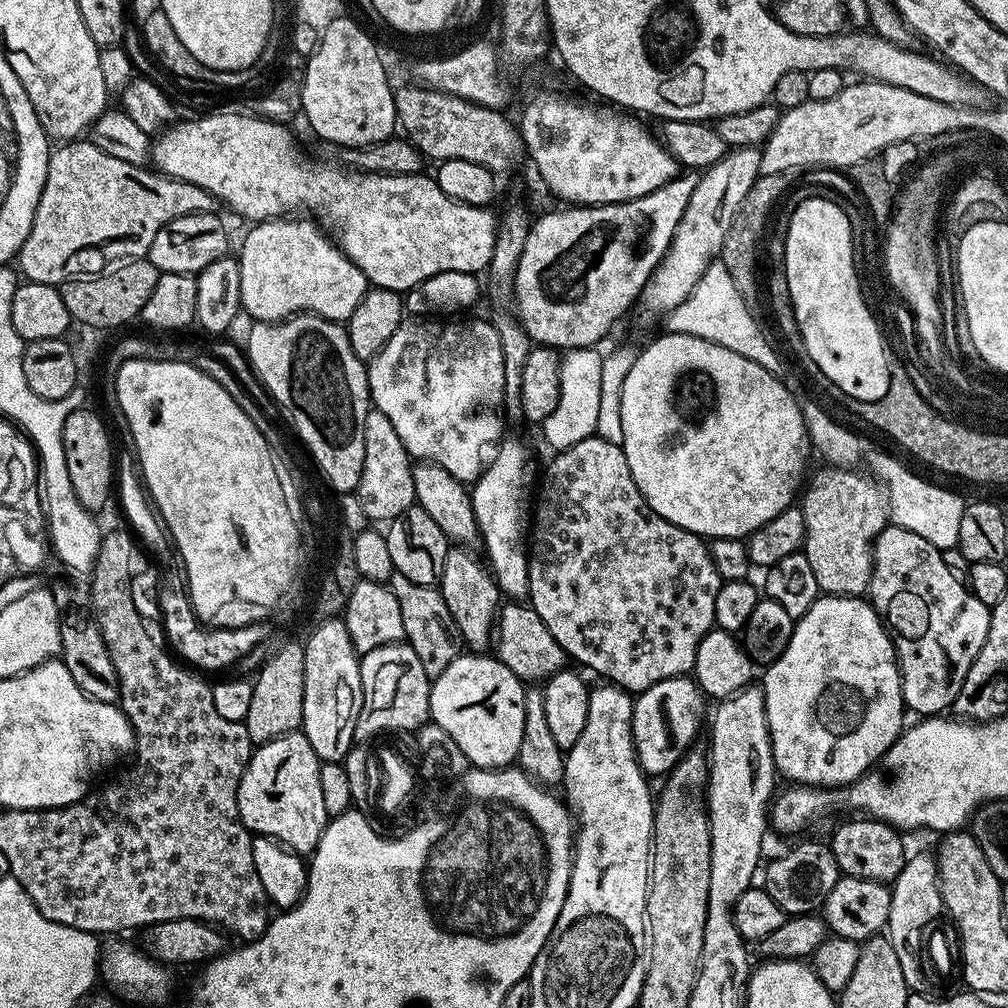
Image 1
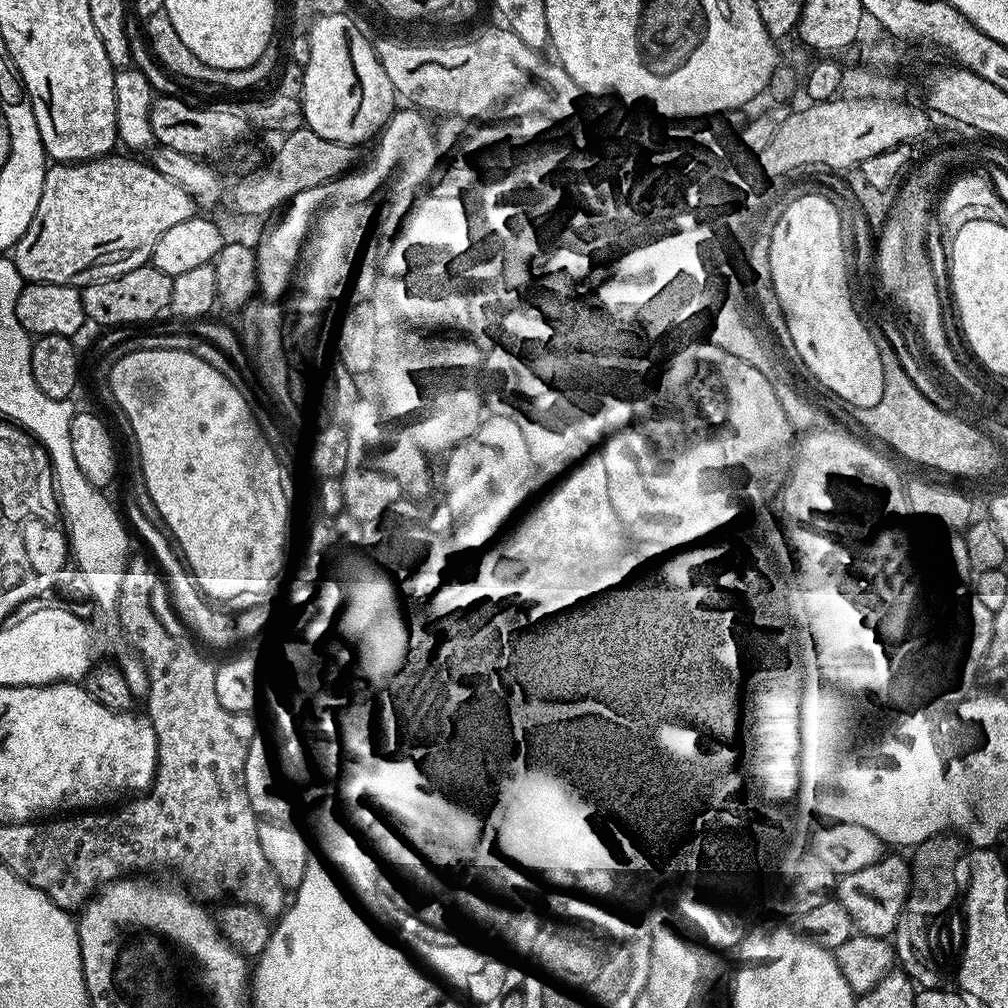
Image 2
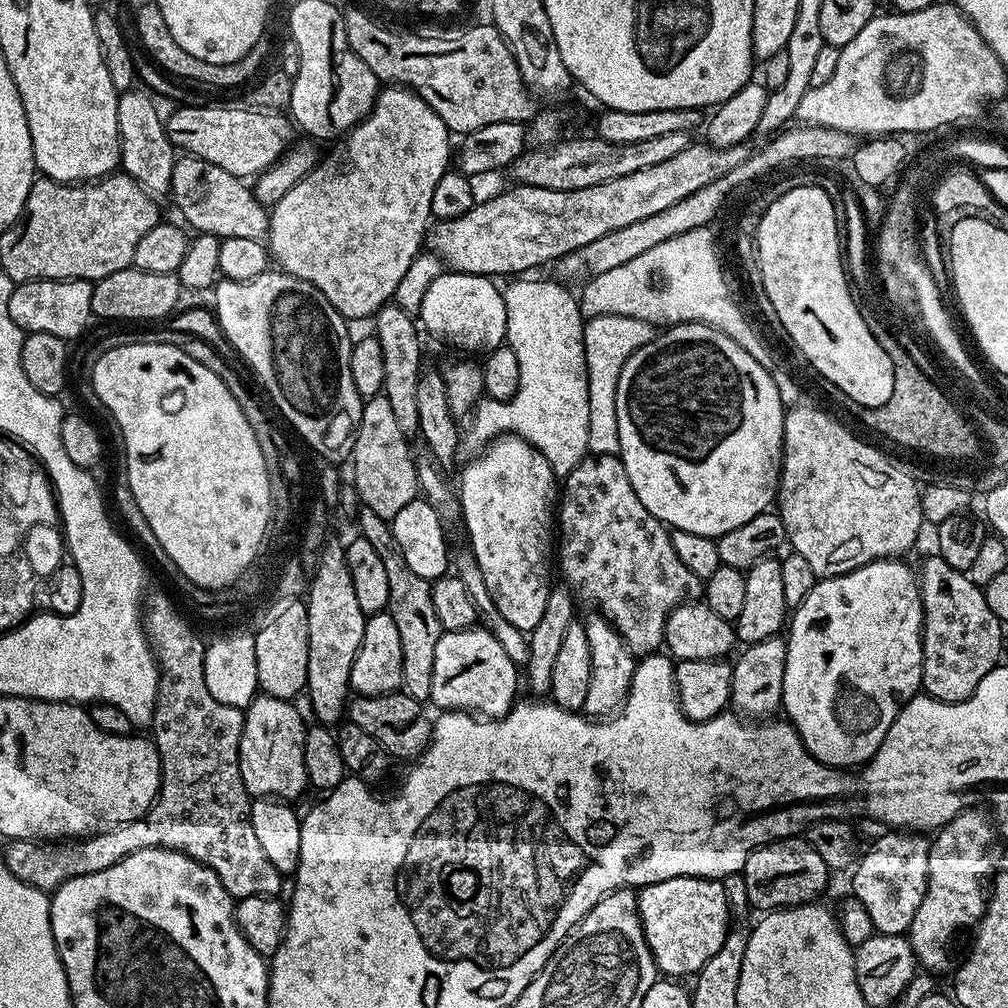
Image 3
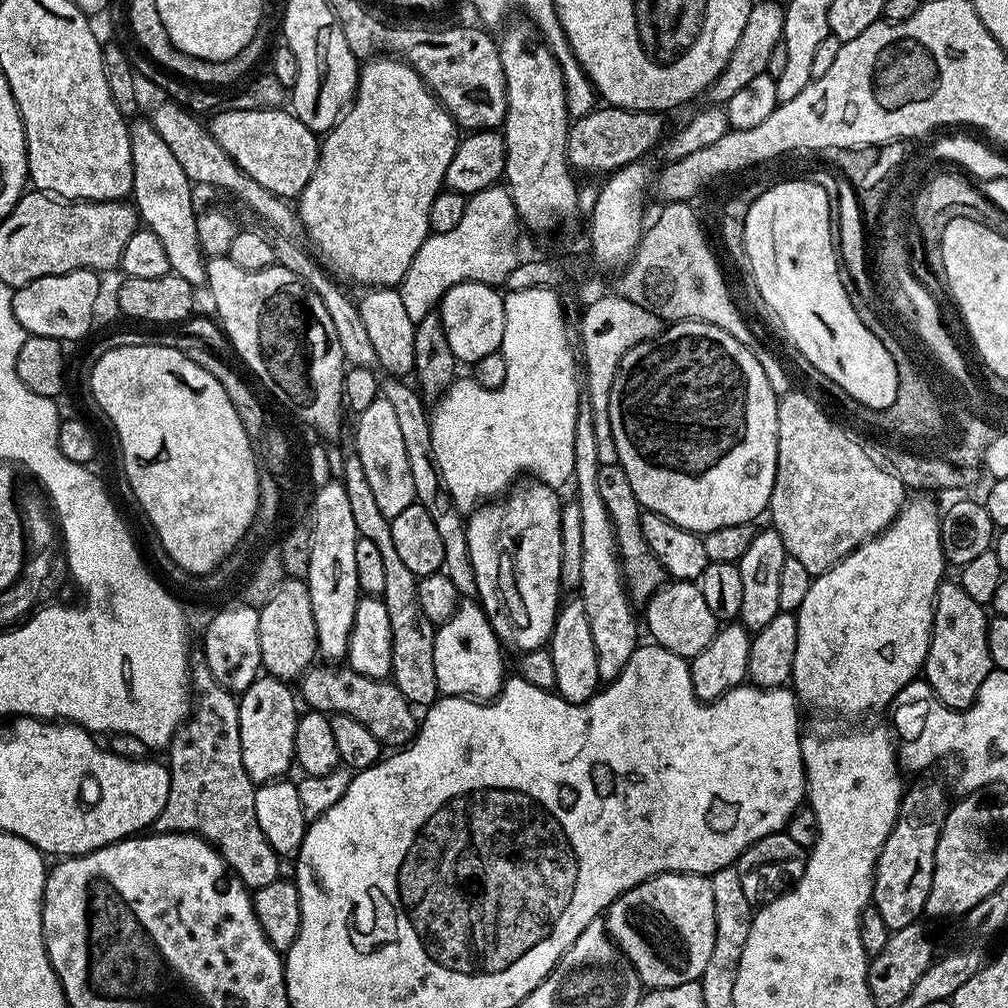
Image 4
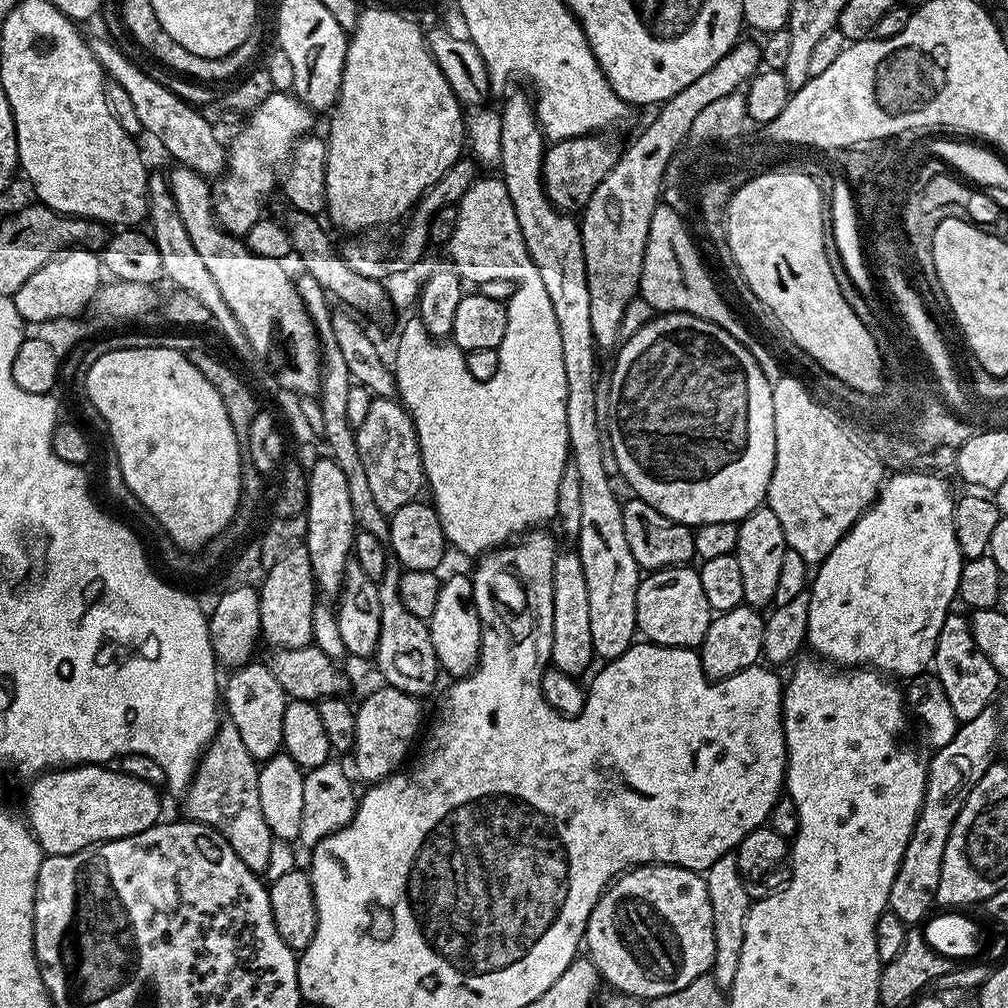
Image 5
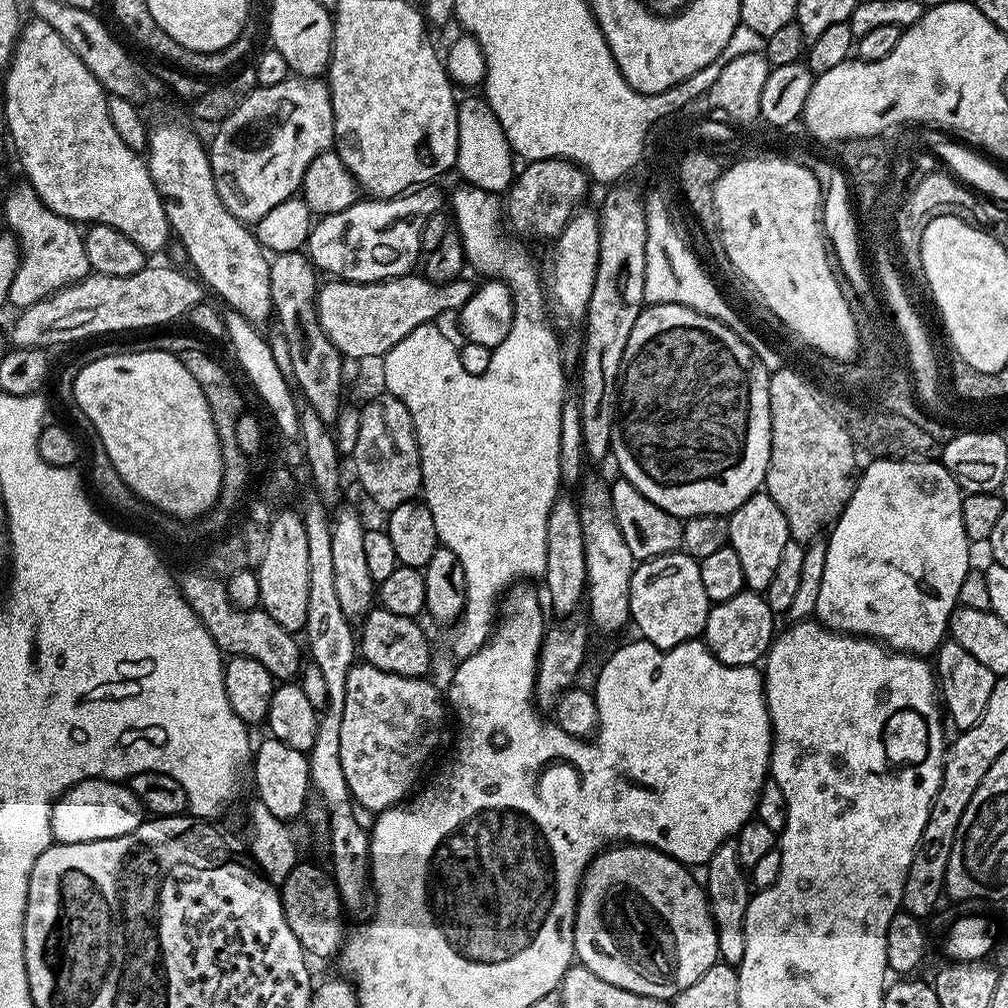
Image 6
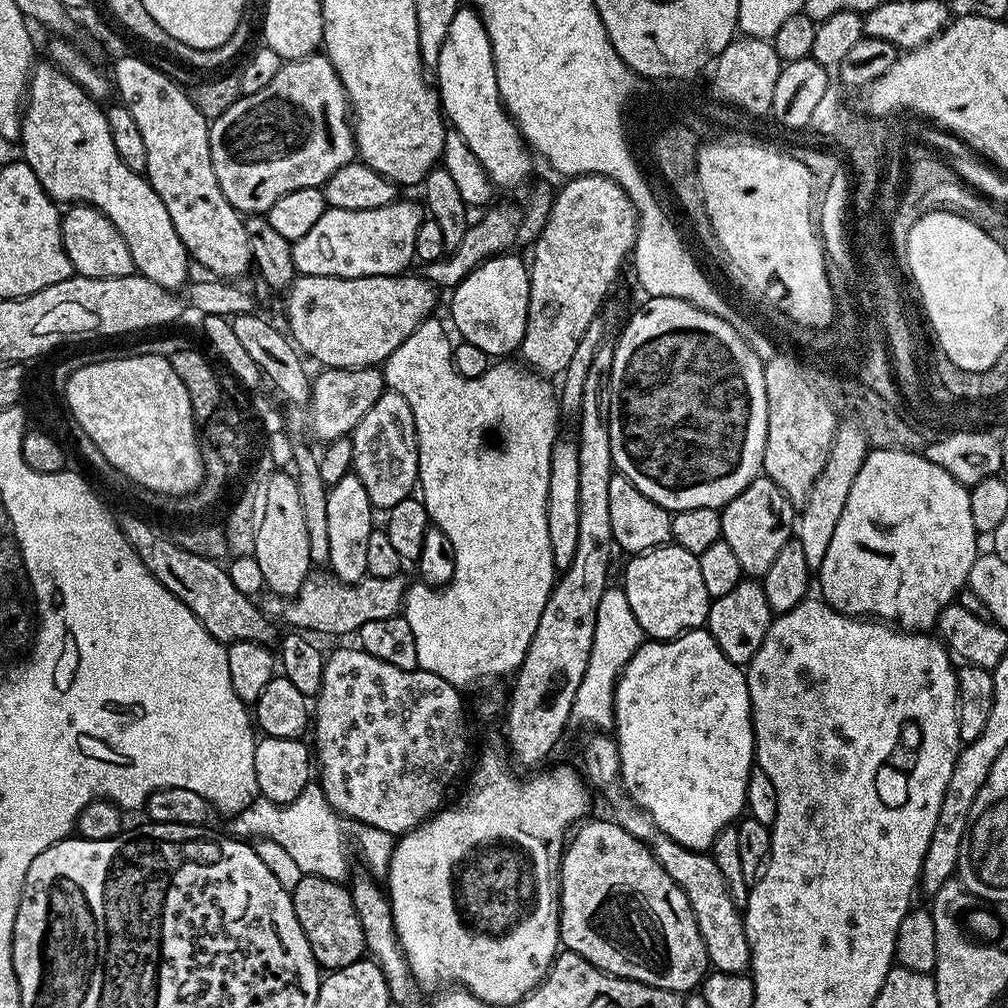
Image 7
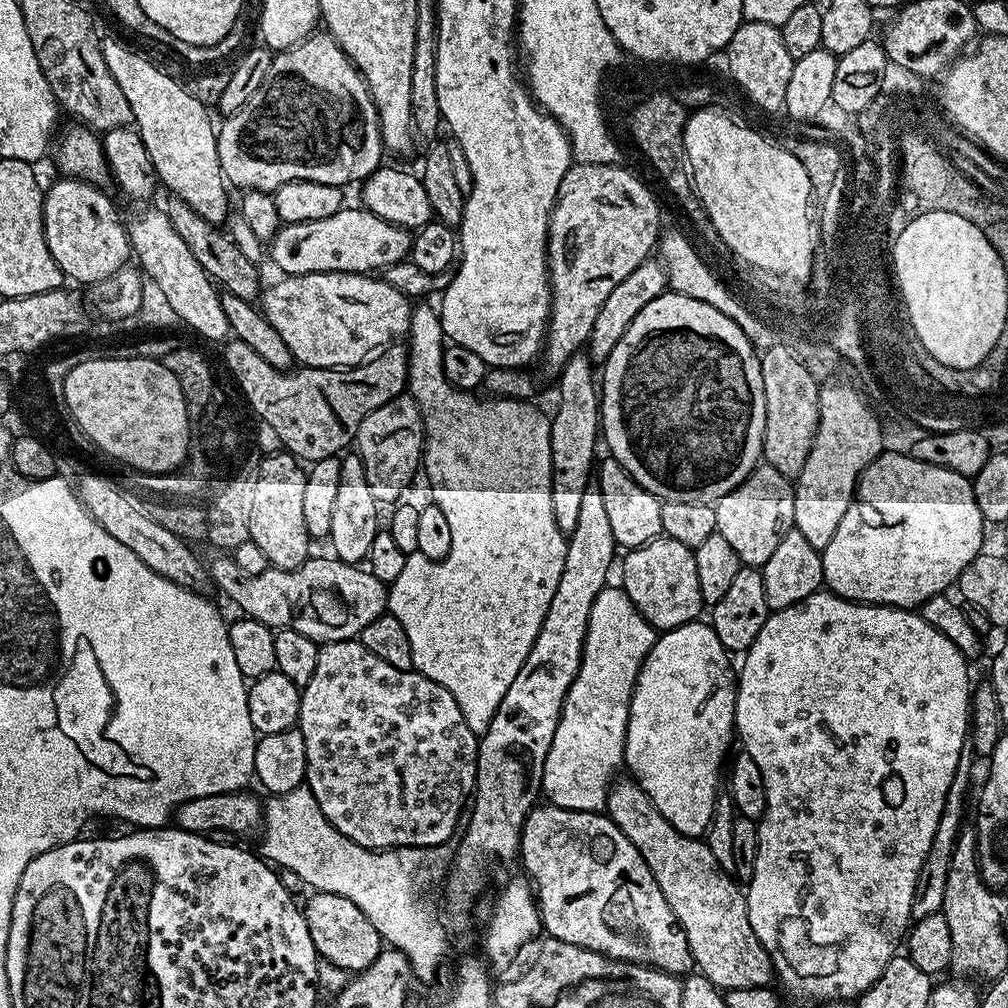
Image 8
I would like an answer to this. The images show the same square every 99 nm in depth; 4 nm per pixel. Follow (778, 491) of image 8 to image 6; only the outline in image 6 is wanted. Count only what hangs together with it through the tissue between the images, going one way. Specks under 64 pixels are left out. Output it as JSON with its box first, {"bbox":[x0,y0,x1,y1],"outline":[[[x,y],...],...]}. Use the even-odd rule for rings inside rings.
{"bbox":[728,490,788,593],"outline":[[[763,490],[746,498],[746,502],[742,502],[742,506],[728,516],[728,543],[742,562],[744,583],[751,591],[767,593],[788,539],[786,514],[778,510],[778,502],[774,502],[774,498],[770,498]]]}

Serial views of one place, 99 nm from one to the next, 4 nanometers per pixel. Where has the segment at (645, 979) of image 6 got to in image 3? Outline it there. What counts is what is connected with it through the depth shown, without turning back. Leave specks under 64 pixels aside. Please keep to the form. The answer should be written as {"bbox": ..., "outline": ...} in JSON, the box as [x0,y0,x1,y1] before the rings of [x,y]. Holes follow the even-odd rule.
{"bbox":[636,876,730,978],"outline":[[[700,876],[670,878],[643,885],[636,898],[636,912],[640,916],[640,925],[656,967],[668,978],[691,977],[699,972],[710,958],[714,958],[714,954],[718,954],[718,950],[722,950],[722,942],[726,942],[726,934],[730,930],[730,909],[723,883],[718,880],[704,880]]]}

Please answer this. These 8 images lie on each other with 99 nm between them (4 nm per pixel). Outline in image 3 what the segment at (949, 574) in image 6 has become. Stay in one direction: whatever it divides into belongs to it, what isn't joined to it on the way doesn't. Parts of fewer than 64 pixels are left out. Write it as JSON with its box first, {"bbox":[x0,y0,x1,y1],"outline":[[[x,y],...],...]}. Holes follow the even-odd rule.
{"bbox":[783,558,924,770],"outline":[[[900,558],[875,560],[853,572],[841,576],[830,576],[817,579],[813,588],[805,596],[790,616],[786,628],[788,649],[786,650],[786,678],[784,679],[783,711],[787,719],[796,728],[805,748],[815,760],[827,764],[837,770],[851,769],[851,764],[863,765],[872,759],[872,755],[882,746],[882,738],[886,738],[886,730],[894,722],[903,705],[907,704],[921,691],[924,683],[924,603],[920,597],[920,581],[917,573]]]}

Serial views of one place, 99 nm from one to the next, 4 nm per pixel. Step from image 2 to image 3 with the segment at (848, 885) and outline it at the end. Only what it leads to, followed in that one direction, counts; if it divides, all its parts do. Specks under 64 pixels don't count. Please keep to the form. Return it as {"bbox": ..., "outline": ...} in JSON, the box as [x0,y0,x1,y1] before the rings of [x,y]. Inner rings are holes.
{"bbox":[851,830,930,936],"outline":[[[888,830],[868,848],[868,853],[855,861],[852,872],[851,895],[866,906],[870,922],[874,922],[876,932],[882,935],[903,936],[922,898],[926,894],[928,866],[930,862],[930,840],[927,835],[911,830]]]}

